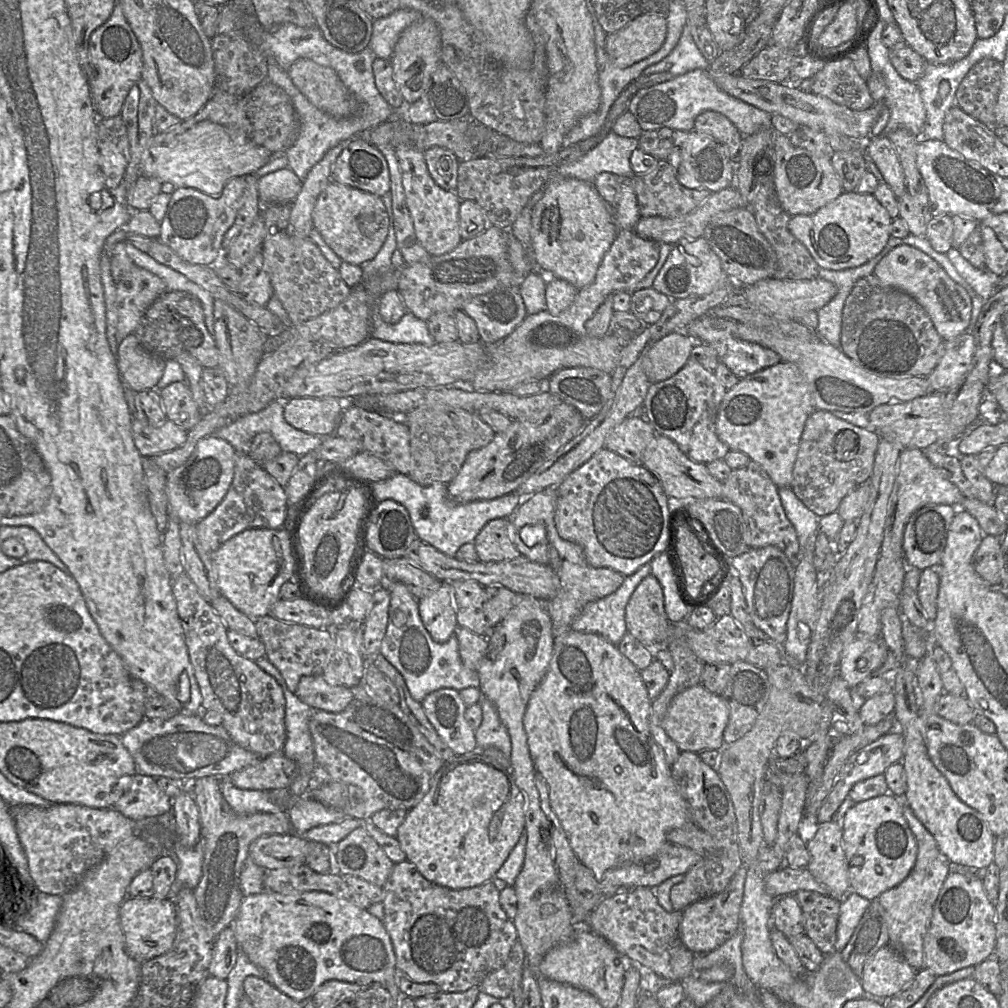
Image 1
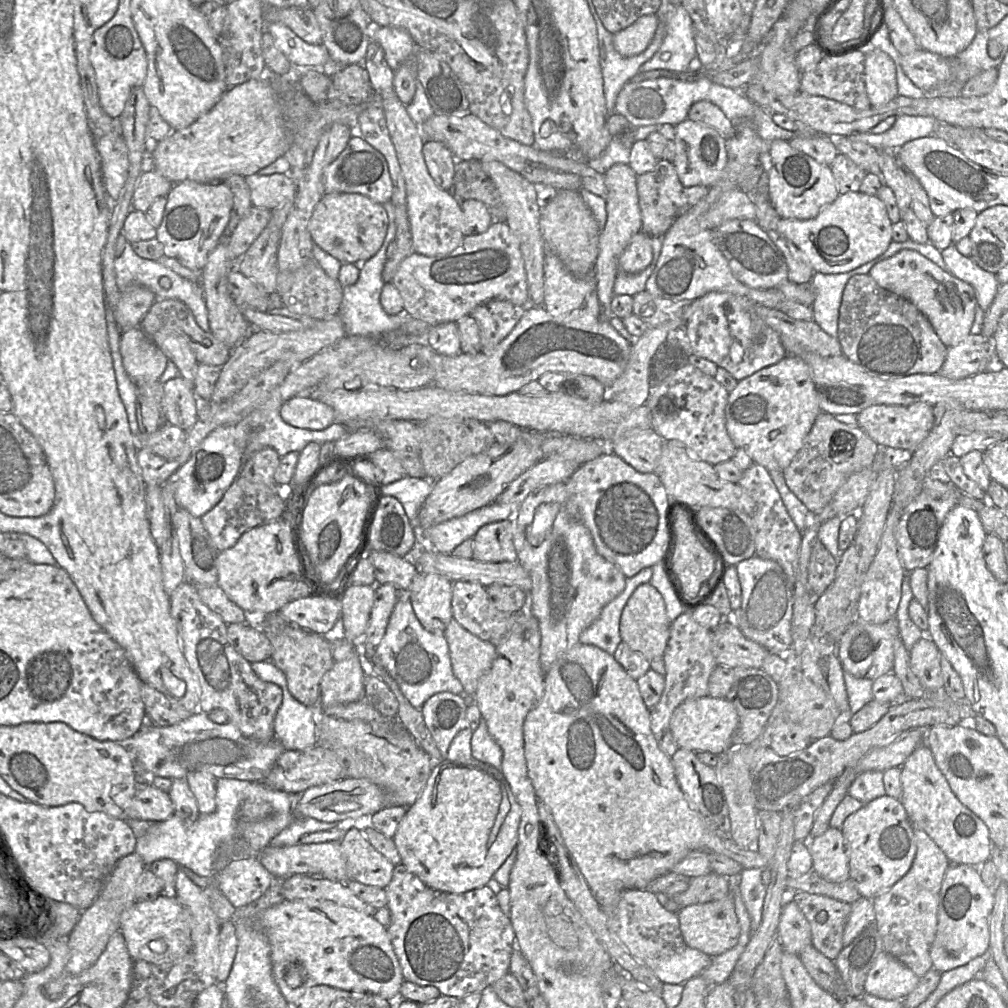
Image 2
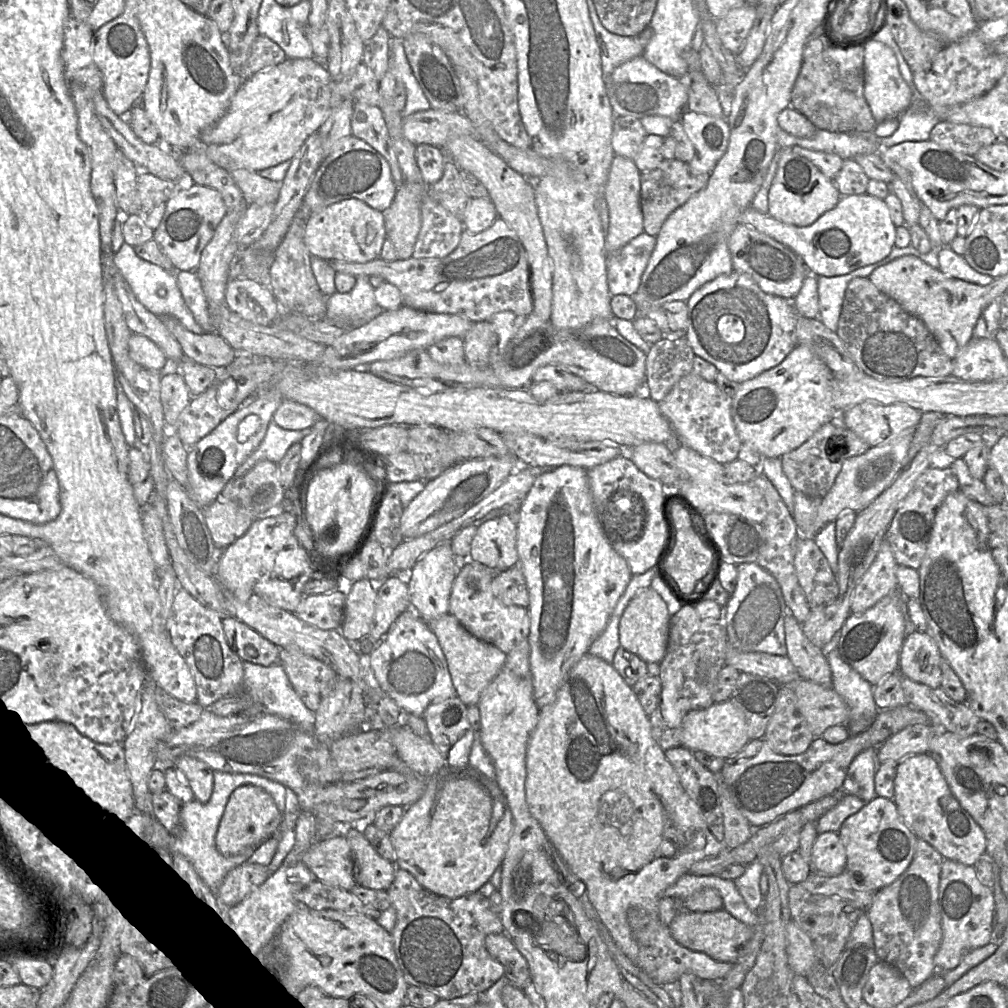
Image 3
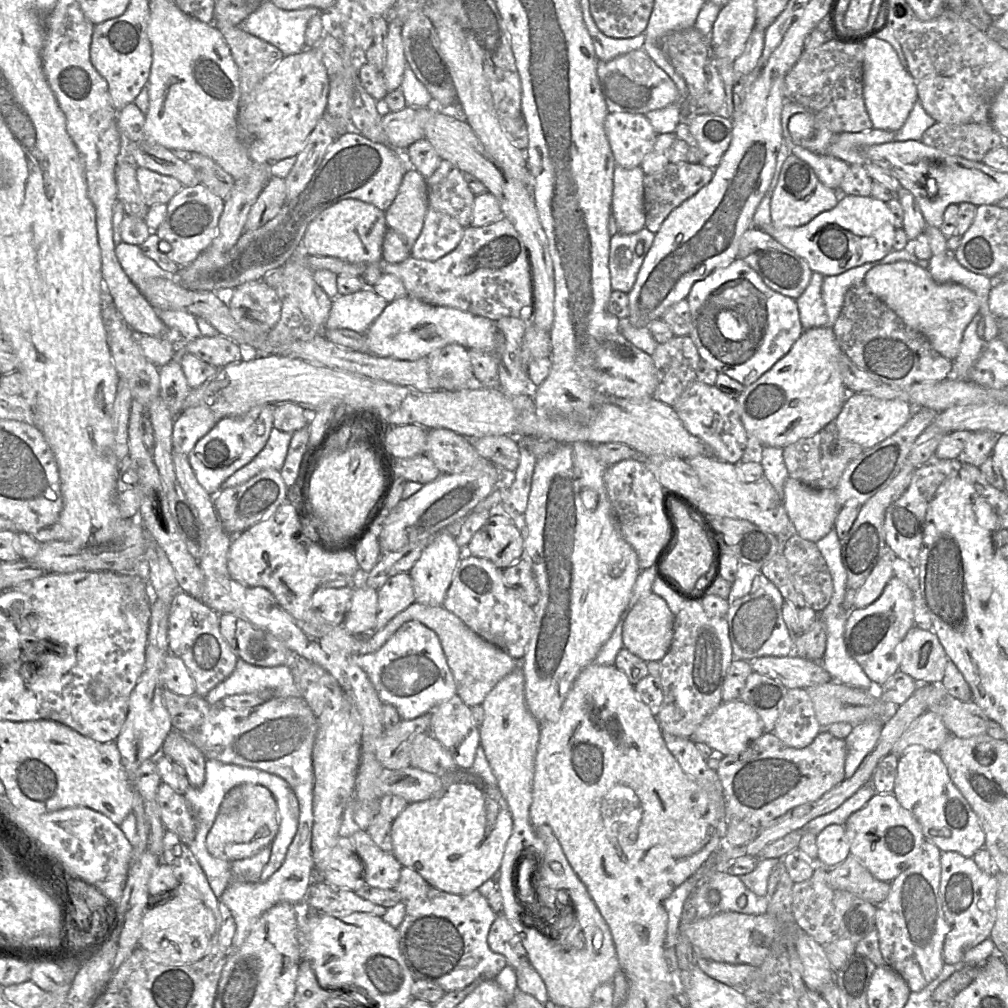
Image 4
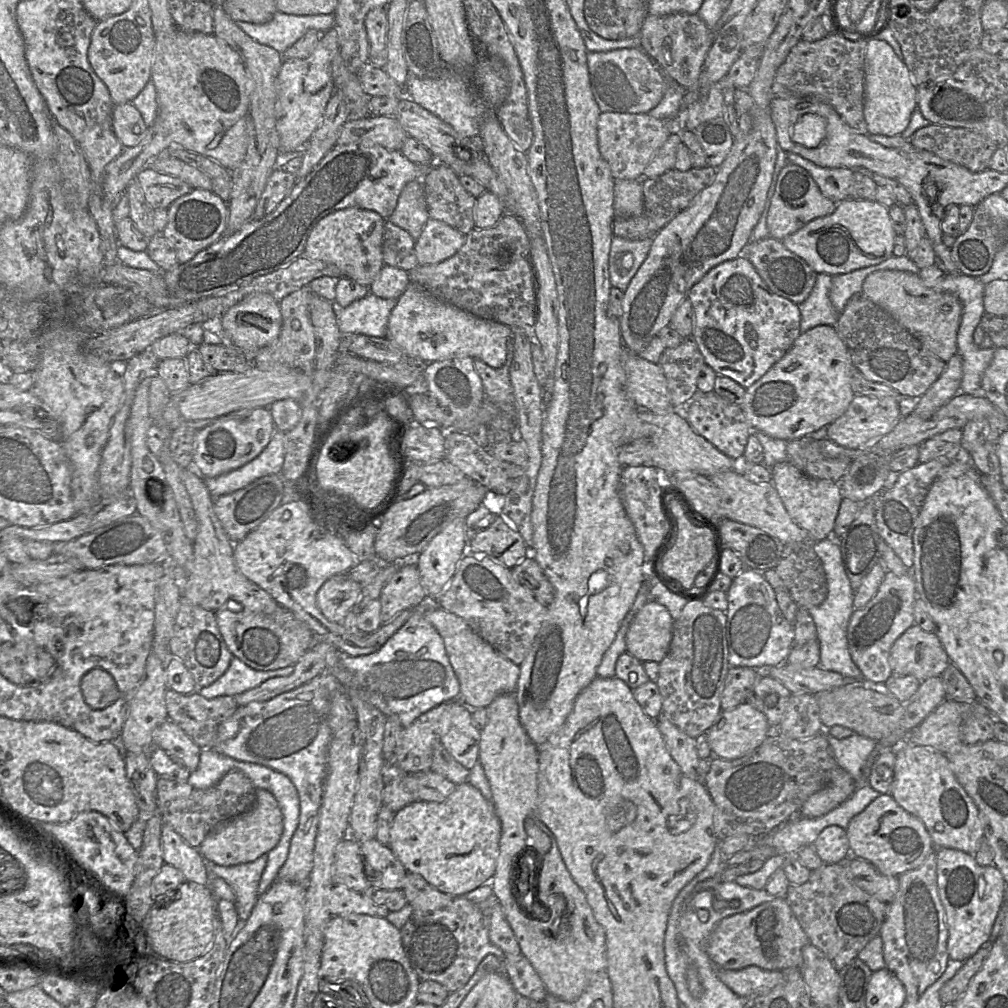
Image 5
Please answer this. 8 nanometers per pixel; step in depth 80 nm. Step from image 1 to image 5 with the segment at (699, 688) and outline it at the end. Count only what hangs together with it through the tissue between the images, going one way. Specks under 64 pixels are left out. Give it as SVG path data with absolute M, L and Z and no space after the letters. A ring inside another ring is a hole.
M745 702L722 711L706 734L716 757L734 760L751 753L774 731L765 715Z

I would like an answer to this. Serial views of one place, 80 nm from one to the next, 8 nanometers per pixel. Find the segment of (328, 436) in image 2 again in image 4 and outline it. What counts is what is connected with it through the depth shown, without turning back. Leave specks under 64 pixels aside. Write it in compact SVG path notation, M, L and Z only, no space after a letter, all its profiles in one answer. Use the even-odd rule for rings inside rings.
M273 427L262 451L247 465L226 479L220 490L241 485L266 469L280 471L286 458L291 437L291 432L283 432Z

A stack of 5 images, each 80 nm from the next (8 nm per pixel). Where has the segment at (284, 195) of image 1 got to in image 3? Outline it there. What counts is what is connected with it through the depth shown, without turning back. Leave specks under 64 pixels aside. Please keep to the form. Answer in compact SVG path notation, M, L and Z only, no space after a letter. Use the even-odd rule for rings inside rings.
M247 169L228 171L242 191L246 203L265 205L276 203L280 195L282 182L261 176L258 172Z

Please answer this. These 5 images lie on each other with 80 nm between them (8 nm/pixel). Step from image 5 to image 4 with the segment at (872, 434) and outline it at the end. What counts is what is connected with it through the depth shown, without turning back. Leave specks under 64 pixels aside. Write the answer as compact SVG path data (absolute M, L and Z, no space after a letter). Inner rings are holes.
M850 393L835 419L835 431L842 439L870 448L895 434L913 414L915 407L905 398L881 399L864 393Z

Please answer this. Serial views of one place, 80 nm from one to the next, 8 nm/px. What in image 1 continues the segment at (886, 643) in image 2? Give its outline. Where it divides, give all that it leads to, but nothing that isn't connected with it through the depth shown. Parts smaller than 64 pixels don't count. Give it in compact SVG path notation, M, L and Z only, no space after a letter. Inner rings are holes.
M881 636L872 640L855 637L840 658L839 676L848 688L856 687L876 673L888 653Z

